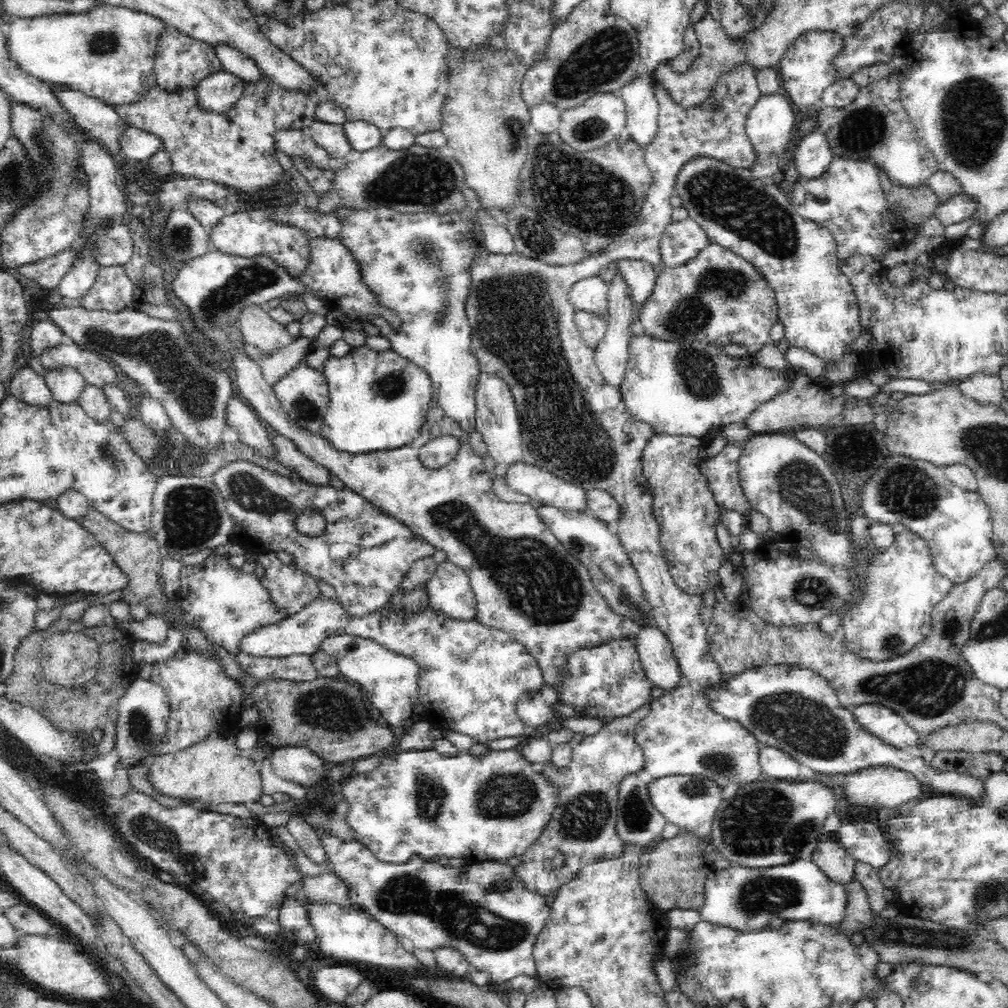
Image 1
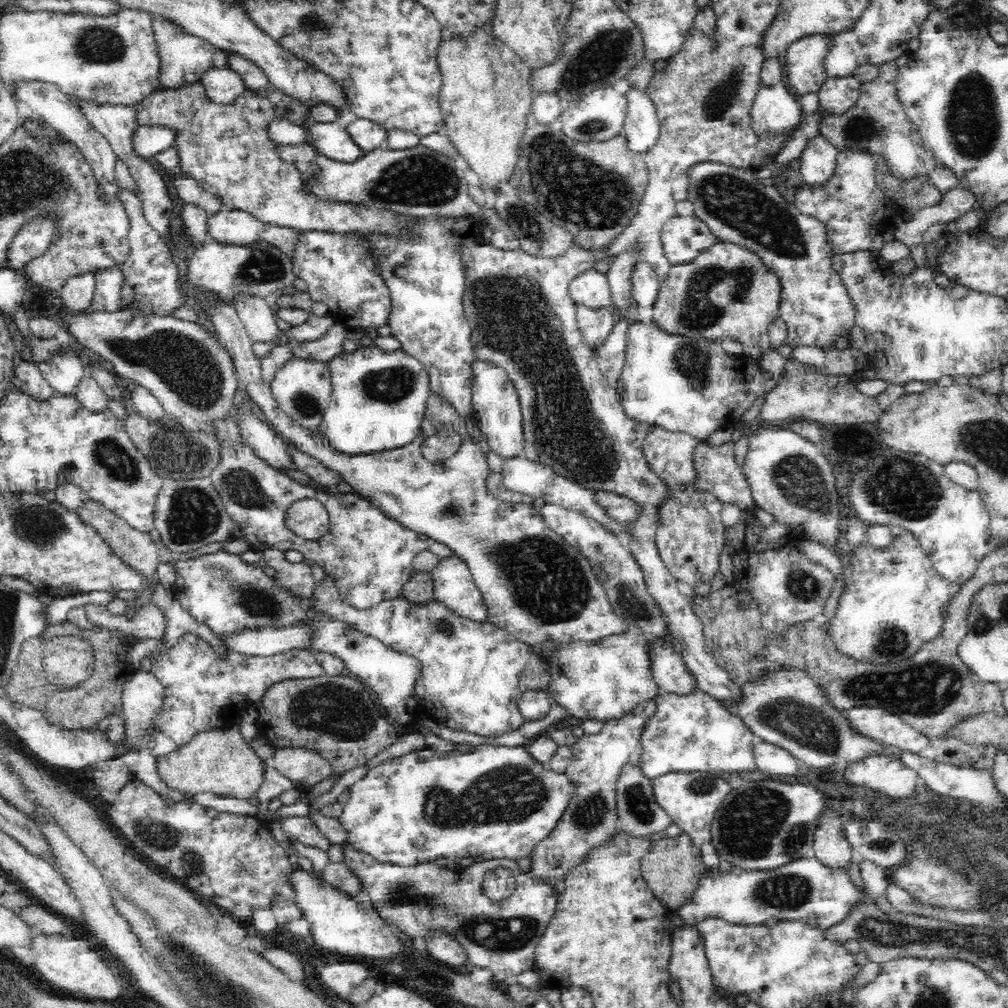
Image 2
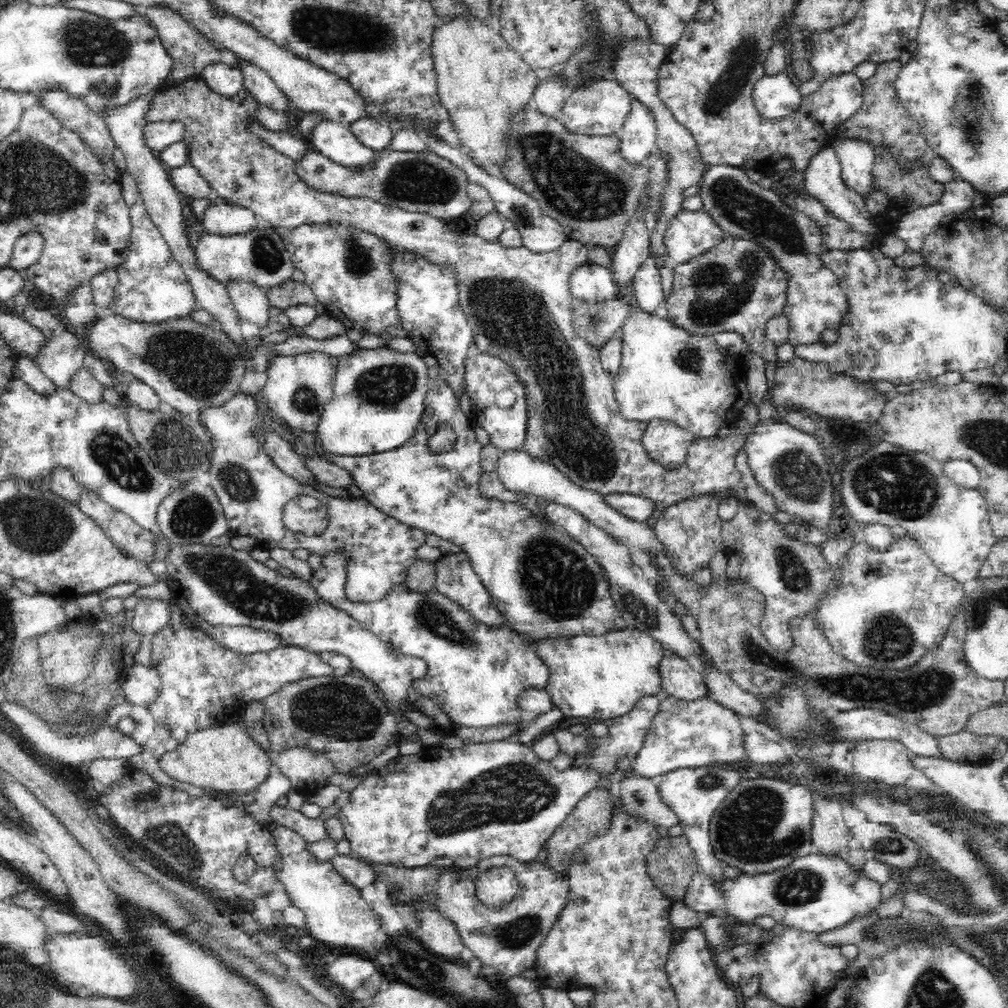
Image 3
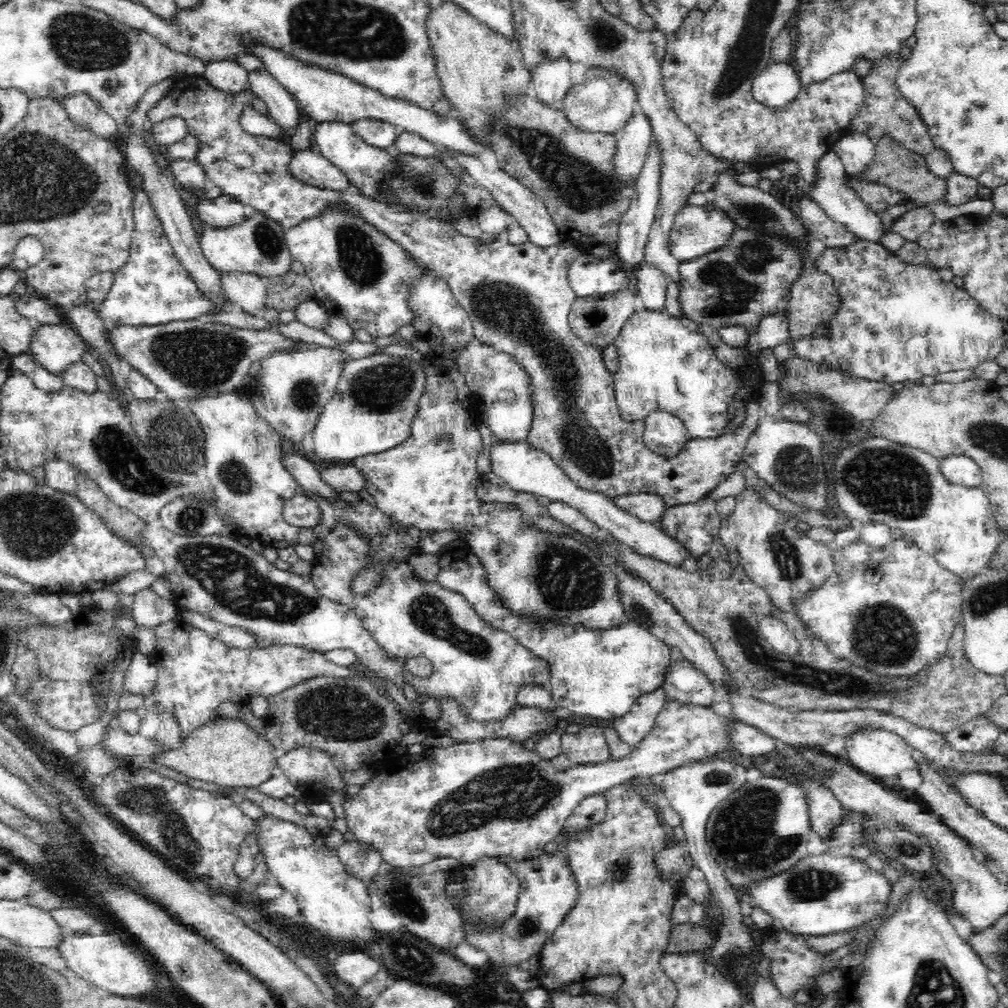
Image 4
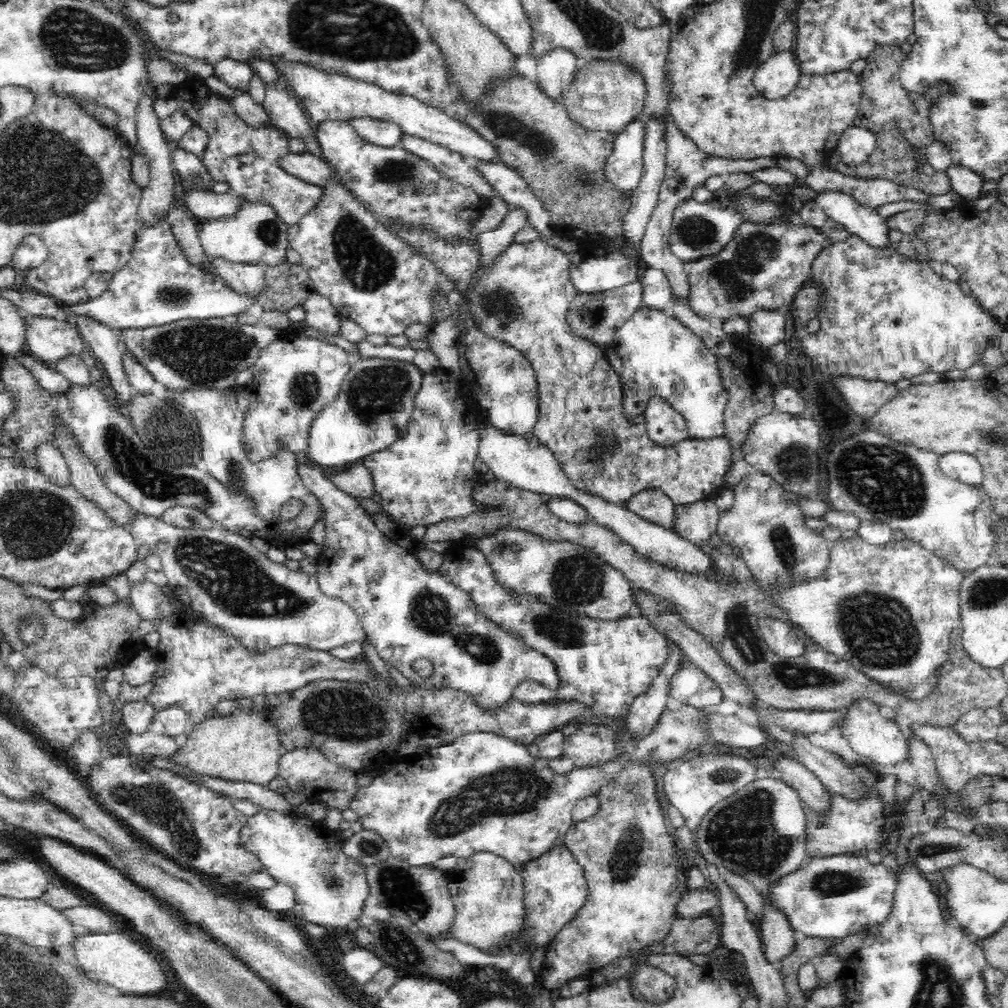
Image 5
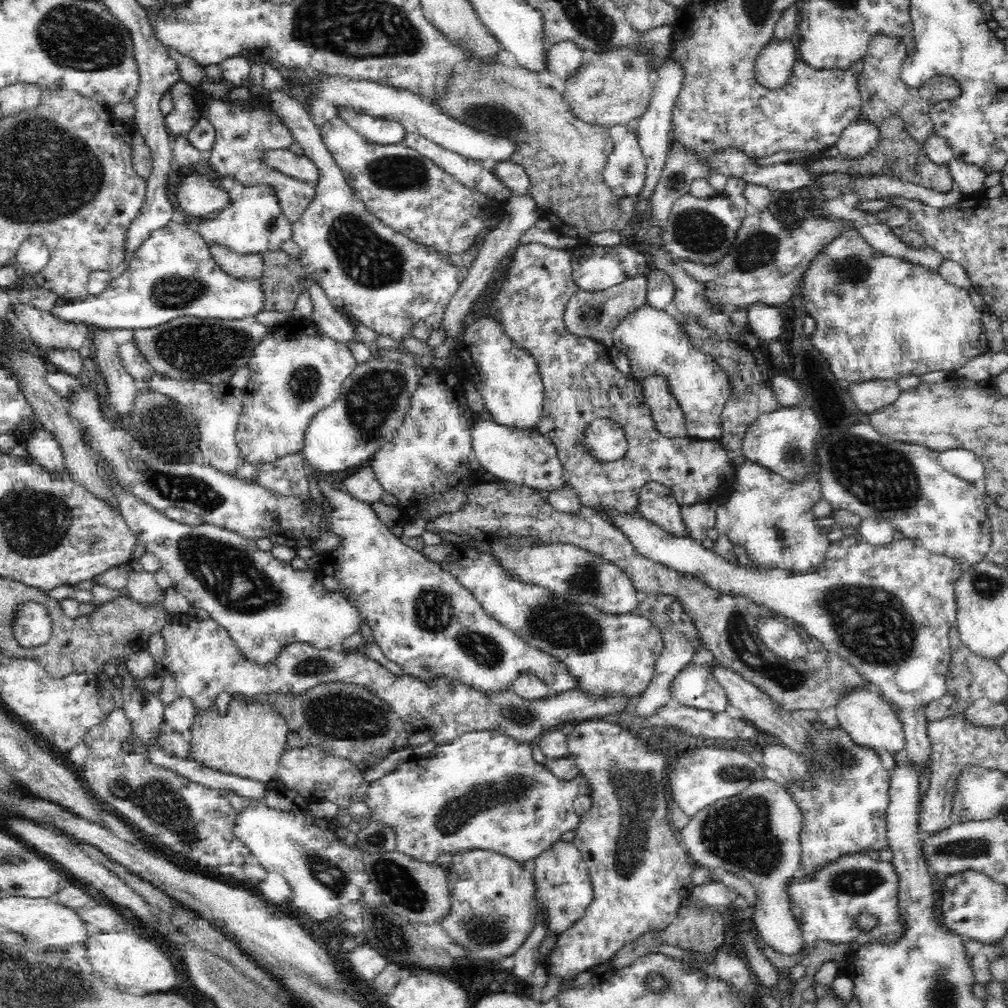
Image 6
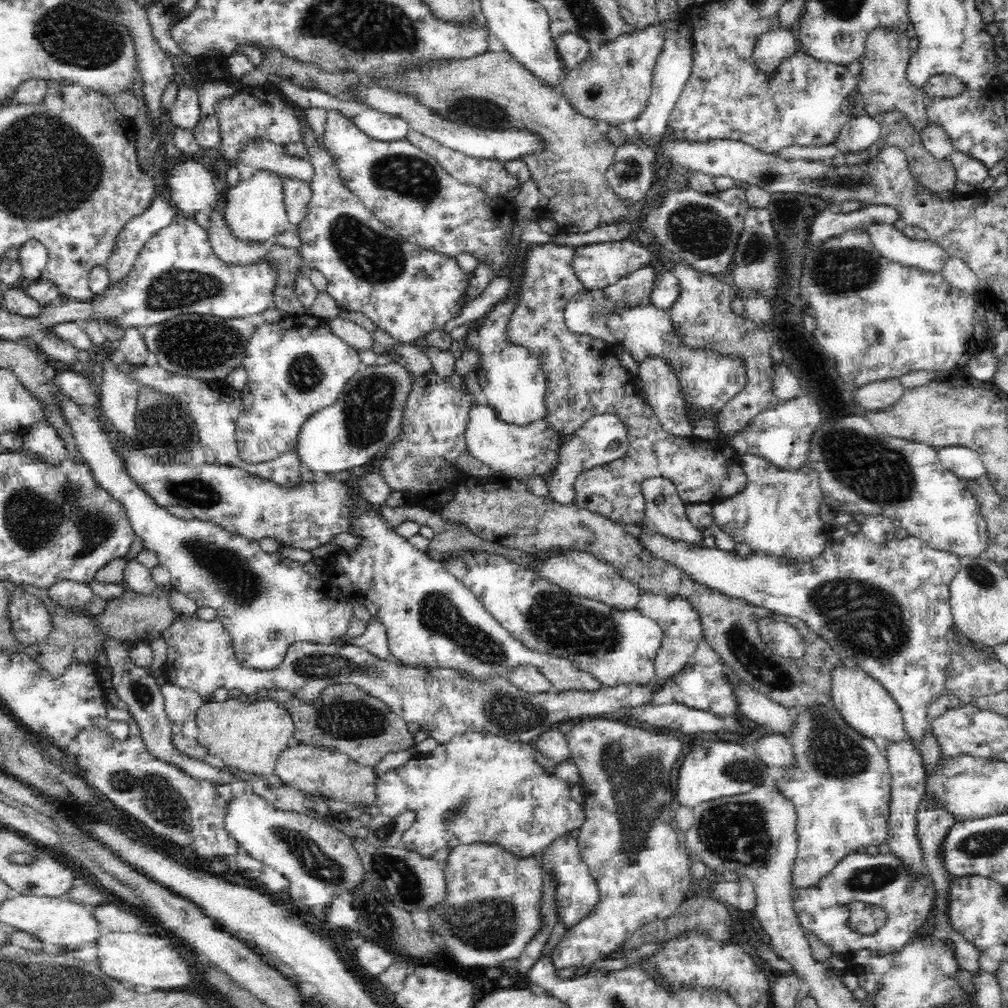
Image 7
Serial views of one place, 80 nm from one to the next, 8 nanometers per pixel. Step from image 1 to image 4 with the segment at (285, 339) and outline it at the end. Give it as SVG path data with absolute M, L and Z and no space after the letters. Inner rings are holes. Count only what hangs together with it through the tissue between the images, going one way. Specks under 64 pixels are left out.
M234 269L220 272L220 276L224 296L230 299L231 303L238 304L246 314L262 315L263 312L259 309L266 308L267 282L262 276L259 276L259 273Z

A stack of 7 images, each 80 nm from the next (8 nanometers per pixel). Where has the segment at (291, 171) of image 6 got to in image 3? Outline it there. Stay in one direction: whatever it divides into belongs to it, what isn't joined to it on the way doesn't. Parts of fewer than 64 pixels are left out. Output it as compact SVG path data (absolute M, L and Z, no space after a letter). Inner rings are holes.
M388 148L379 151L379 159L375 160L374 166L364 170L348 170L348 167L340 166L318 151L308 150L295 165L298 177L318 192L367 196L380 204L402 208L406 212L423 212L450 222L472 208L472 199L467 193L469 180L464 171L428 149L400 152Z

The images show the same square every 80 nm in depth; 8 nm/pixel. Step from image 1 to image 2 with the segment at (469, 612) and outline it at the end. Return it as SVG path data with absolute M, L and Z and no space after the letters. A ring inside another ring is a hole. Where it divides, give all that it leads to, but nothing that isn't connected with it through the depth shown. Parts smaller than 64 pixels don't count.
M455 556L446 557L430 573L434 600L443 601L448 608L470 620L488 621L482 592L476 588L472 573L463 560Z

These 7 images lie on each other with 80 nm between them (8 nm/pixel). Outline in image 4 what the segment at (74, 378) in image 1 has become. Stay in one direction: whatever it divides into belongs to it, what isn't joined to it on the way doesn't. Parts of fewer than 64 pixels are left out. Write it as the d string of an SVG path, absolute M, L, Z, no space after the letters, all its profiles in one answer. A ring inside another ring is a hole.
M66 320L60 324L40 324L32 334L31 355L48 372L64 374L64 368L83 360L87 342Z

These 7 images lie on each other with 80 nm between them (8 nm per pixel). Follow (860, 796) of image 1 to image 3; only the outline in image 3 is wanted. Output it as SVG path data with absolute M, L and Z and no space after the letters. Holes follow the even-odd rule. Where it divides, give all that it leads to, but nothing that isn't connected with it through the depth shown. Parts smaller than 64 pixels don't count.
M870 740L854 742L846 754L846 760L852 765L852 776L863 780L872 780L888 786L902 786L915 773L912 754L898 741Z

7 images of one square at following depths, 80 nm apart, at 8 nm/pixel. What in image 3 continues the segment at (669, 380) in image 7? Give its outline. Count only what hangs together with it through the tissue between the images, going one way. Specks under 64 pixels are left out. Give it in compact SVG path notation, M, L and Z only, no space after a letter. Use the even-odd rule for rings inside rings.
M648 420L647 423L643 447L648 456L676 470L678 465L684 464L689 445L695 440L694 435L671 420Z

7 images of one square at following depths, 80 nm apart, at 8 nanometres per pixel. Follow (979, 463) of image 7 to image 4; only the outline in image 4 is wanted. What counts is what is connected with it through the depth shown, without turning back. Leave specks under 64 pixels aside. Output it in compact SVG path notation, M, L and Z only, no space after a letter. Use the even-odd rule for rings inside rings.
M946 456L939 459L942 474L952 485L964 485L968 488L979 487L982 484L982 469L975 460L968 456Z

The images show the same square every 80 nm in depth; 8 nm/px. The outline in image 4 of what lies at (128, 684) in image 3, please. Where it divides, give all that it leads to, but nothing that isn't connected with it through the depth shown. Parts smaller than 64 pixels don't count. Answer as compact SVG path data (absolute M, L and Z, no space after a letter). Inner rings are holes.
M142 652L132 653L131 661L124 678L124 690L144 698L152 692L156 684L157 668L151 657Z

